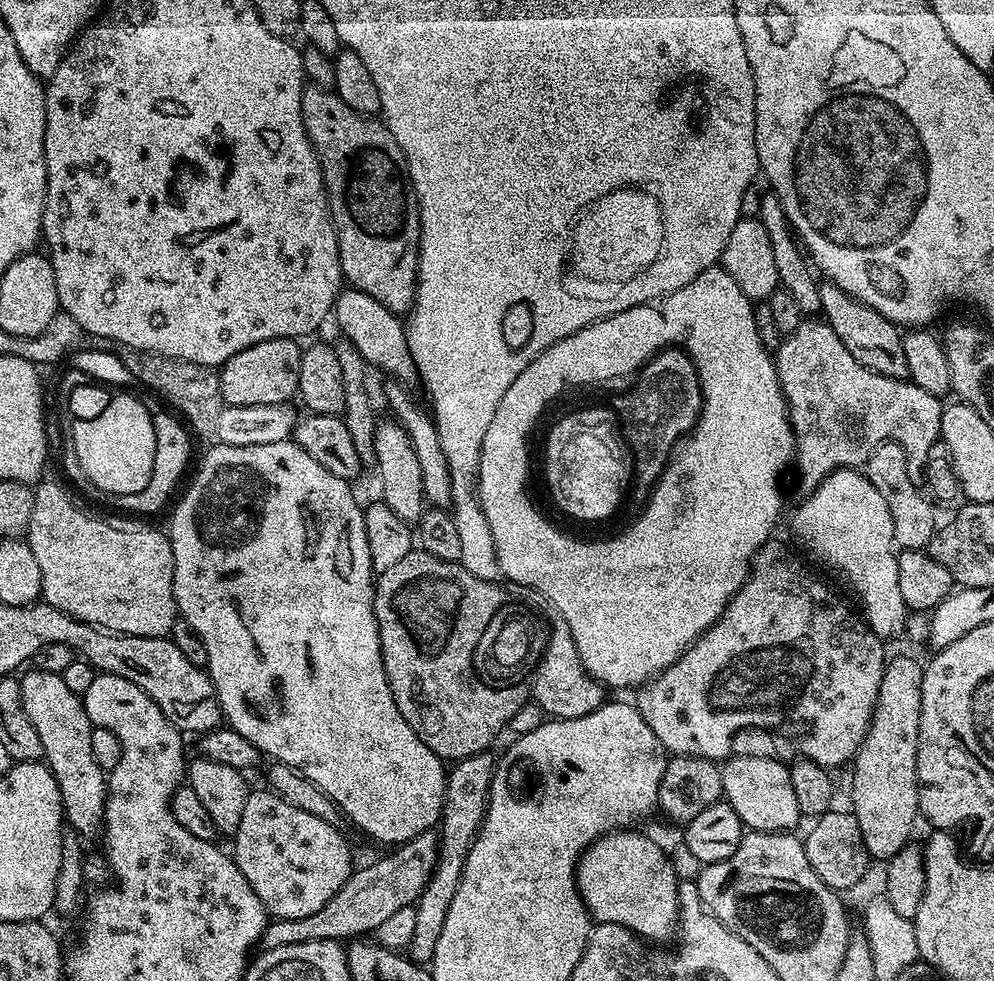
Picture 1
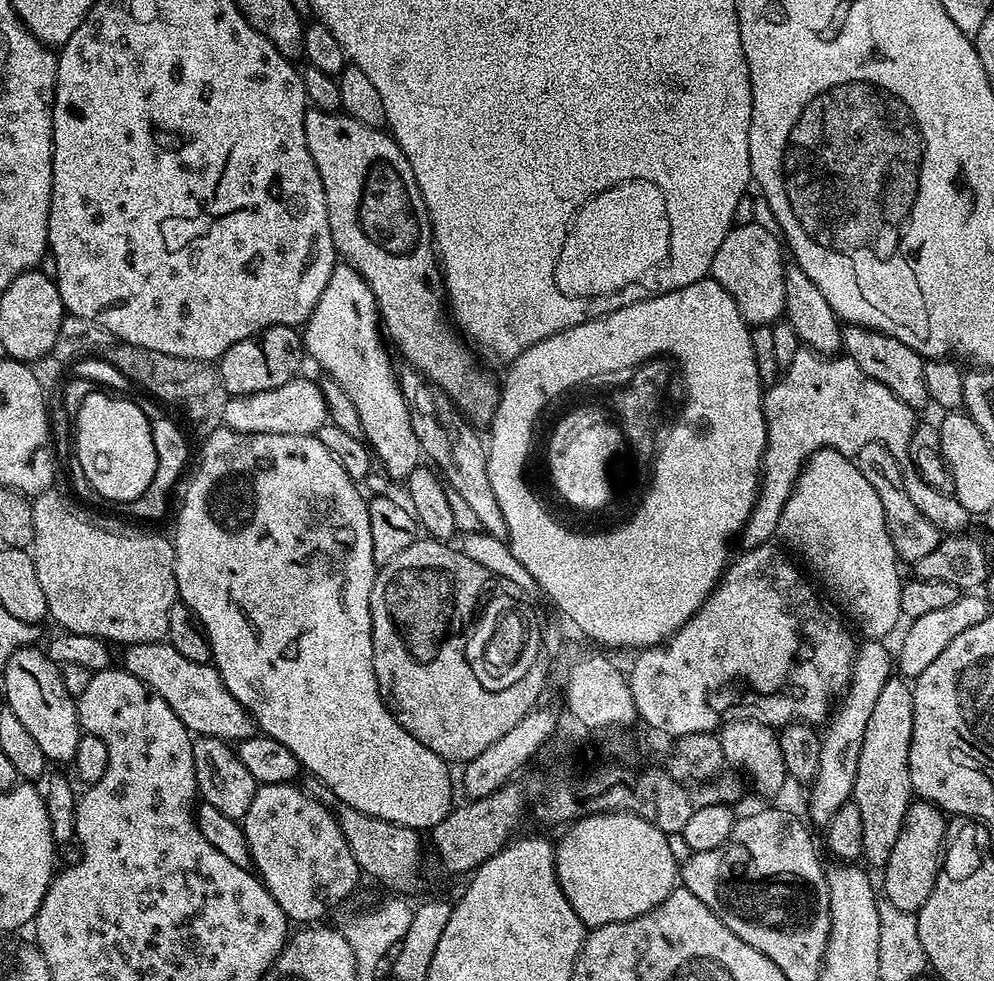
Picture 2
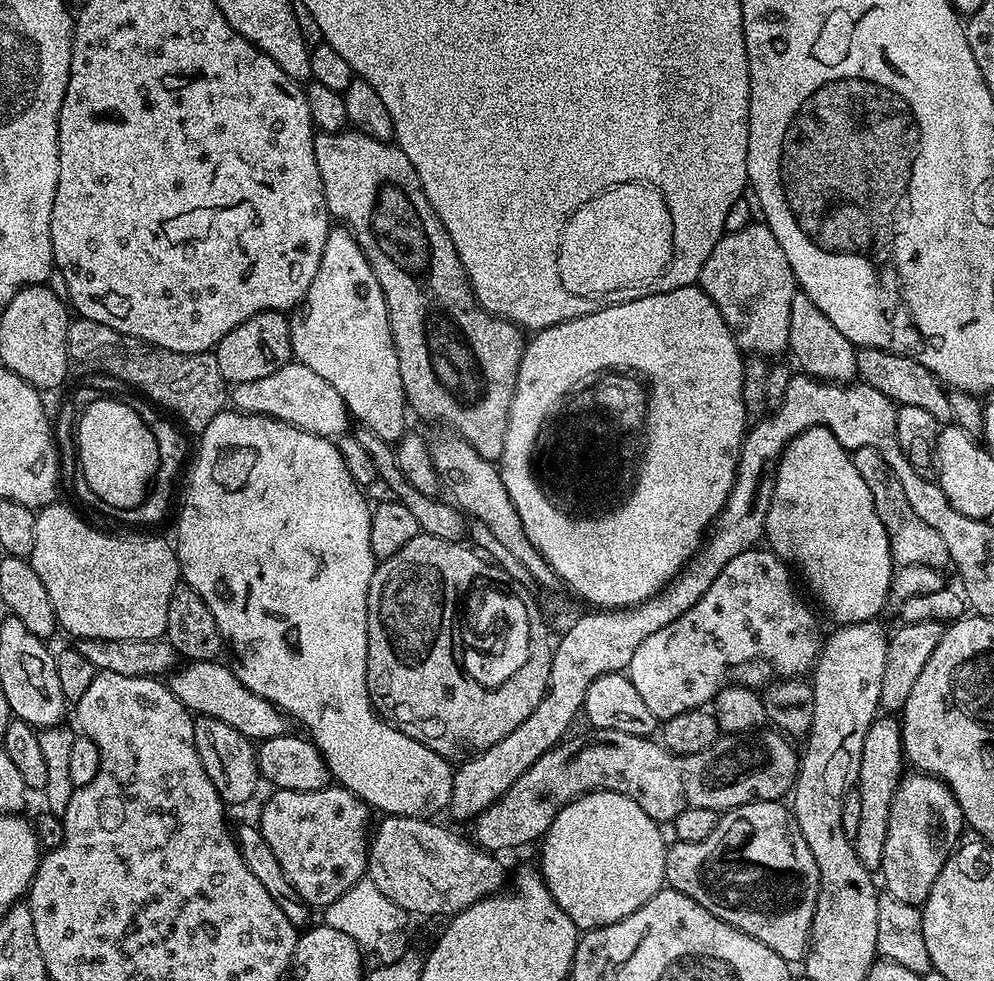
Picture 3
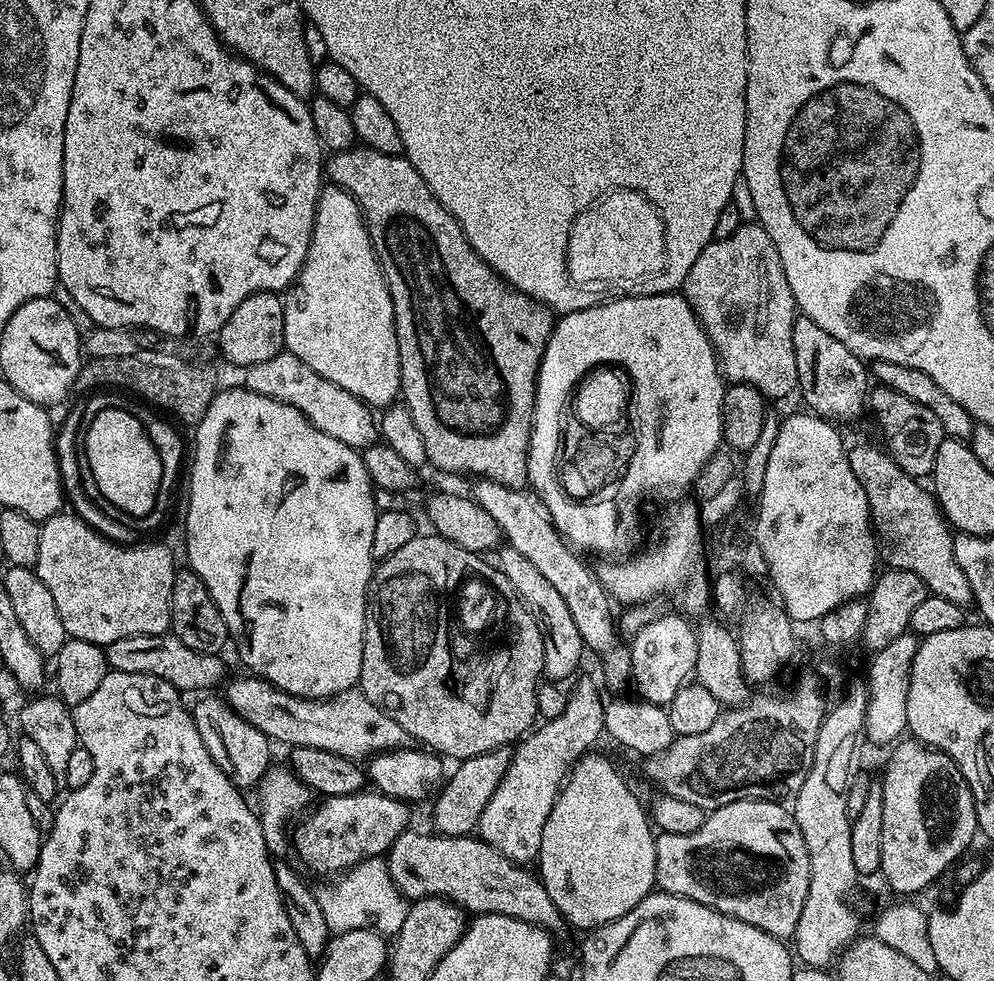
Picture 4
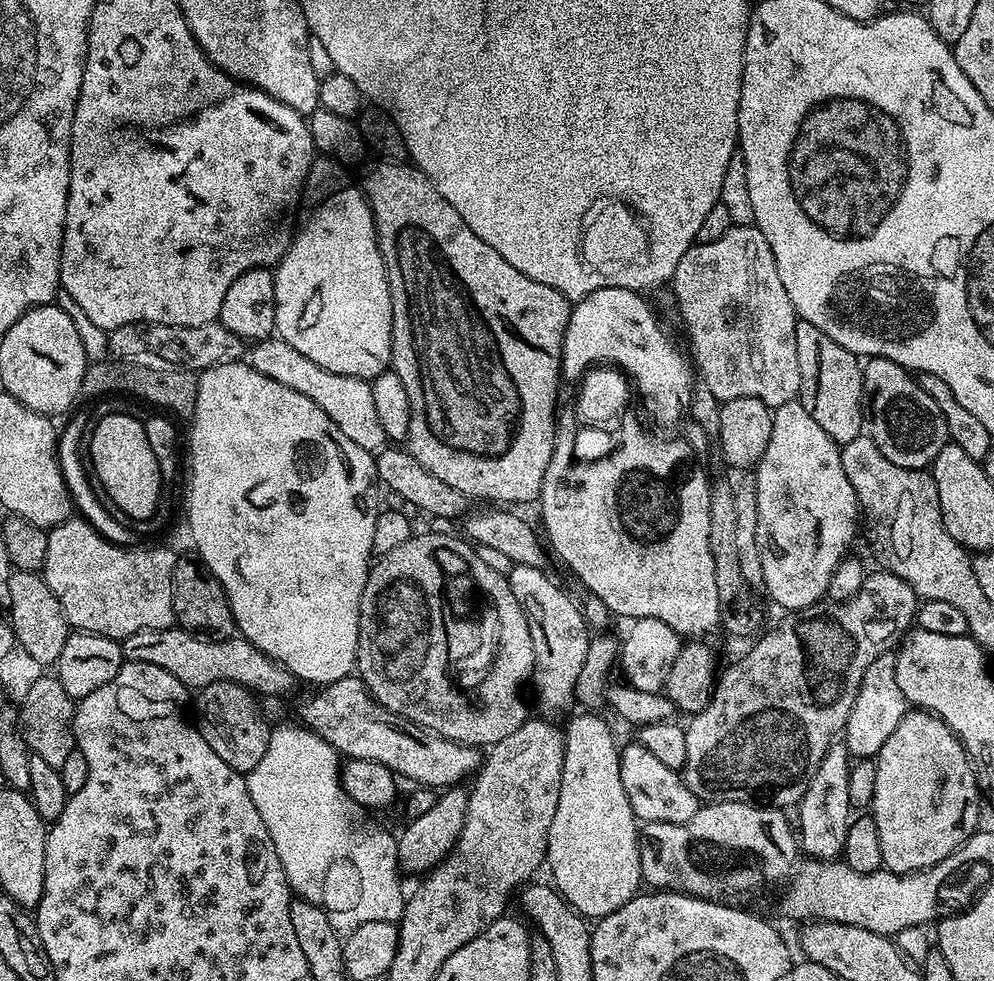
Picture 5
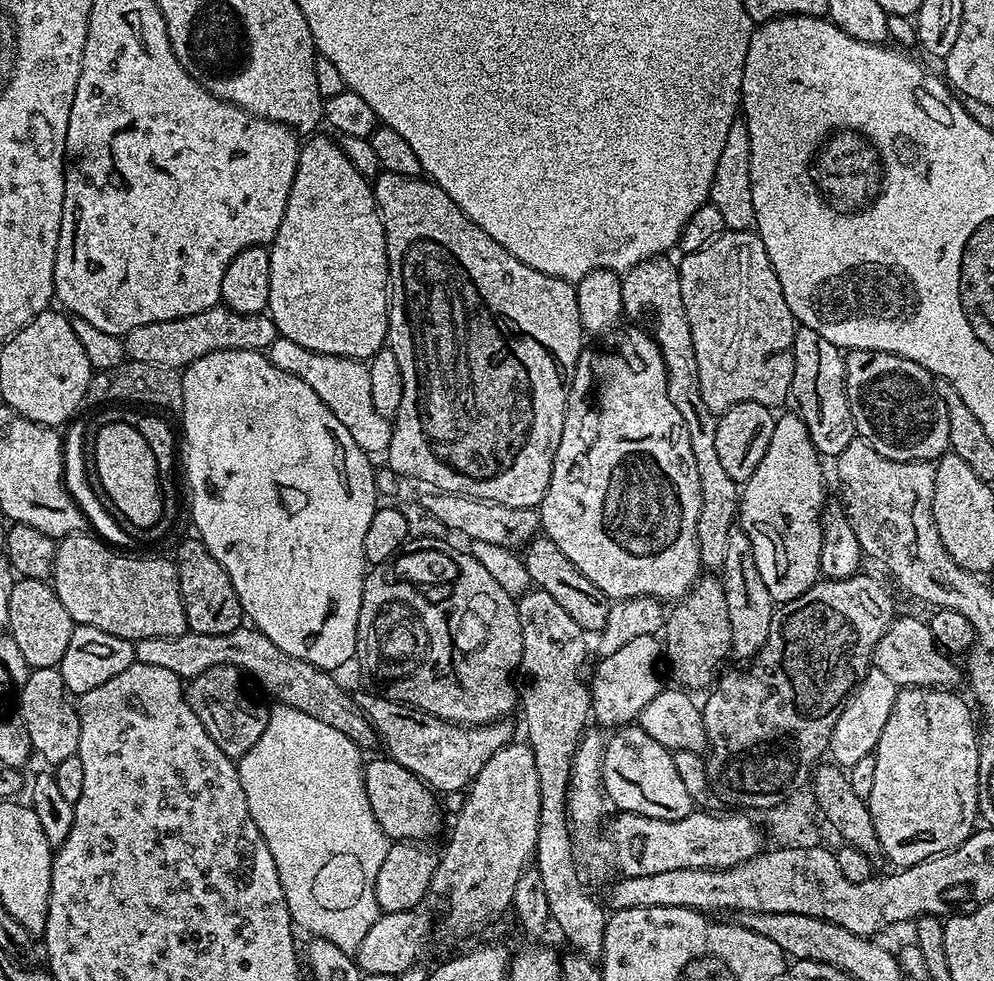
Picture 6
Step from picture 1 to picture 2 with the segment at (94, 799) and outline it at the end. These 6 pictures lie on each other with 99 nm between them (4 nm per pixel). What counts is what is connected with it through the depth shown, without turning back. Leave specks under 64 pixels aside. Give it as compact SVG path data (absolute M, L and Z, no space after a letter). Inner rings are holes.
M29 646L19 648L10 654L10 662L6 662L6 670L2 674L4 680L4 696L6 707L14 710L30 730L34 742L38 742L42 754L53 765L75 761L78 742L82 735L80 719L76 713L76 700L62 686L61 665L55 664L48 656L47 651L39 647Z

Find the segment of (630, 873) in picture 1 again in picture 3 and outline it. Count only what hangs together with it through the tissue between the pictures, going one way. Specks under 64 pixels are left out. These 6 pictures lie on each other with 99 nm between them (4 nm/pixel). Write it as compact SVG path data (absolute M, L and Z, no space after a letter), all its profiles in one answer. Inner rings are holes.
M588 792L558 810L538 844L538 871L577 930L610 926L665 887L668 848L660 828L634 798L617 792Z

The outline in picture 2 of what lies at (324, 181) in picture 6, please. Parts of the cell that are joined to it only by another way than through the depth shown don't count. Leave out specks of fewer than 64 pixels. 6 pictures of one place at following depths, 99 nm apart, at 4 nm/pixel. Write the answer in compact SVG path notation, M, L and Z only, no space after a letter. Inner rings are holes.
M347 262L337 263L312 311L302 339L309 357L312 356L325 368L327 375L346 394L362 418L364 440L380 459L384 472L392 480L407 481L410 473L421 467L422 453L418 438L414 438L414 426L410 426L410 414L402 398L397 369L392 369L392 360L380 341L382 321L376 307L376 299L370 286Z

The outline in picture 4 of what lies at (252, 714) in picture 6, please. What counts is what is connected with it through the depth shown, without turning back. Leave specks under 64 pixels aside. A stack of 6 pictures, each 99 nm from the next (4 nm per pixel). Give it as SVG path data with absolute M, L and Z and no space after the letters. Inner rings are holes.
M208 696L196 705L191 705L192 720L196 724L198 734L206 746L206 750L214 758L214 762L227 774L232 783L241 790L259 785L264 779L265 772L269 771L268 747L270 741L263 736L253 724L247 724L233 709L232 705L223 699L215 700Z

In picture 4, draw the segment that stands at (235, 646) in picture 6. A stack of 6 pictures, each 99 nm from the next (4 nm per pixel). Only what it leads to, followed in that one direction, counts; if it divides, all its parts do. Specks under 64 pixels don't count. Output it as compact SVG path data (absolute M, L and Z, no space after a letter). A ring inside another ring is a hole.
M174 634L118 638L113 644L107 645L106 655L109 669L130 674L145 672L148 676L157 676L170 682L185 693L196 692L199 688L208 688L211 684L218 683L224 672L224 664L219 660L219 655L195 652Z

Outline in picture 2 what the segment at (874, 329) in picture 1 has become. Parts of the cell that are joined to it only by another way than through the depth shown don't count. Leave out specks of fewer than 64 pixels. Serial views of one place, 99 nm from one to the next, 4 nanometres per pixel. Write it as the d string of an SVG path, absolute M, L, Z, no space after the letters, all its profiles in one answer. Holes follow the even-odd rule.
M844 324L840 333L843 355L848 356L858 365L858 370L874 382L882 382L886 390L890 390L902 402L917 410L929 407L930 401L926 390L926 374L924 373L925 357L918 355L906 342L898 342L898 338L890 338L886 334L876 332L872 328L863 328L857 324Z

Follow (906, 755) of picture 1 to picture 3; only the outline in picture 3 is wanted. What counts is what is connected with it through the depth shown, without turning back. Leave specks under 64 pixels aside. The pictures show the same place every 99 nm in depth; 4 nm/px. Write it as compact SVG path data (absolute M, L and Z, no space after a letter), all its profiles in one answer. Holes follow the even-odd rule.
M892 714L877 715L870 730L866 730L866 742L862 742L862 762L858 781L862 814L858 821L858 834L854 838L858 858L862 866L869 870L879 869L882 862L882 850L886 850L886 828L890 826L890 806L905 772L906 761L900 721Z

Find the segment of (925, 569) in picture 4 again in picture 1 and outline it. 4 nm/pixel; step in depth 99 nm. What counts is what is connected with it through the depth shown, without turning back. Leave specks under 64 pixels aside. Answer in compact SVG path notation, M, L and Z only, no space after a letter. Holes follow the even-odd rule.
M893 440L884 441L870 454L870 458L862 466L862 471L874 486L874 490L882 494L886 507L890 509L890 522L894 526L893 541L901 549L927 549L938 531L937 509L933 501L922 491L921 485L910 478L910 470L906 466L906 454L902 446L895 444Z

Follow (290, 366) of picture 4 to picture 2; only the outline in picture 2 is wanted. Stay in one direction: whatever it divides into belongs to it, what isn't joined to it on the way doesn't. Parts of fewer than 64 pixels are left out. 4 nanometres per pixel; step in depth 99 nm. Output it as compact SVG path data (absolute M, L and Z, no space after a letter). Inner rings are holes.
M297 378L274 390L262 390L258 394L229 396L224 411L223 427L242 434L298 434L311 436L319 433L328 420L328 407L314 379Z

